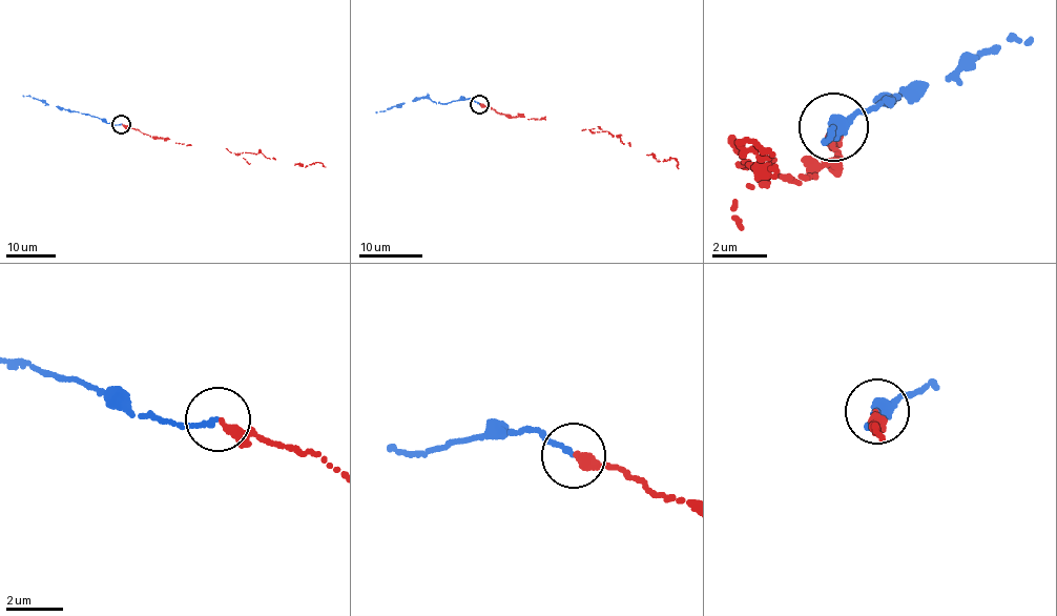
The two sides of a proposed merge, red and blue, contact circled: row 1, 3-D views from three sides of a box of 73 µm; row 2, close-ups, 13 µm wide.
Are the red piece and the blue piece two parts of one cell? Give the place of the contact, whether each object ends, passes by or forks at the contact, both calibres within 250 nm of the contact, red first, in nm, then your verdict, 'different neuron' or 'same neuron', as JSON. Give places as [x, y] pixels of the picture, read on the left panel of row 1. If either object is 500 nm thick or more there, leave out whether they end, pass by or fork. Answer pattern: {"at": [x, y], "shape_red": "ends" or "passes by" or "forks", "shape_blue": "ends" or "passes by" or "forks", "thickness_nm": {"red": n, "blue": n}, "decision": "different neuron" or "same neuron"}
{"at": [121, 124], "shape_red": "passes by", "shape_blue": "ends", "thickness_nm": {"red": 200, "blue": 200}, "decision": "same neuron"}

